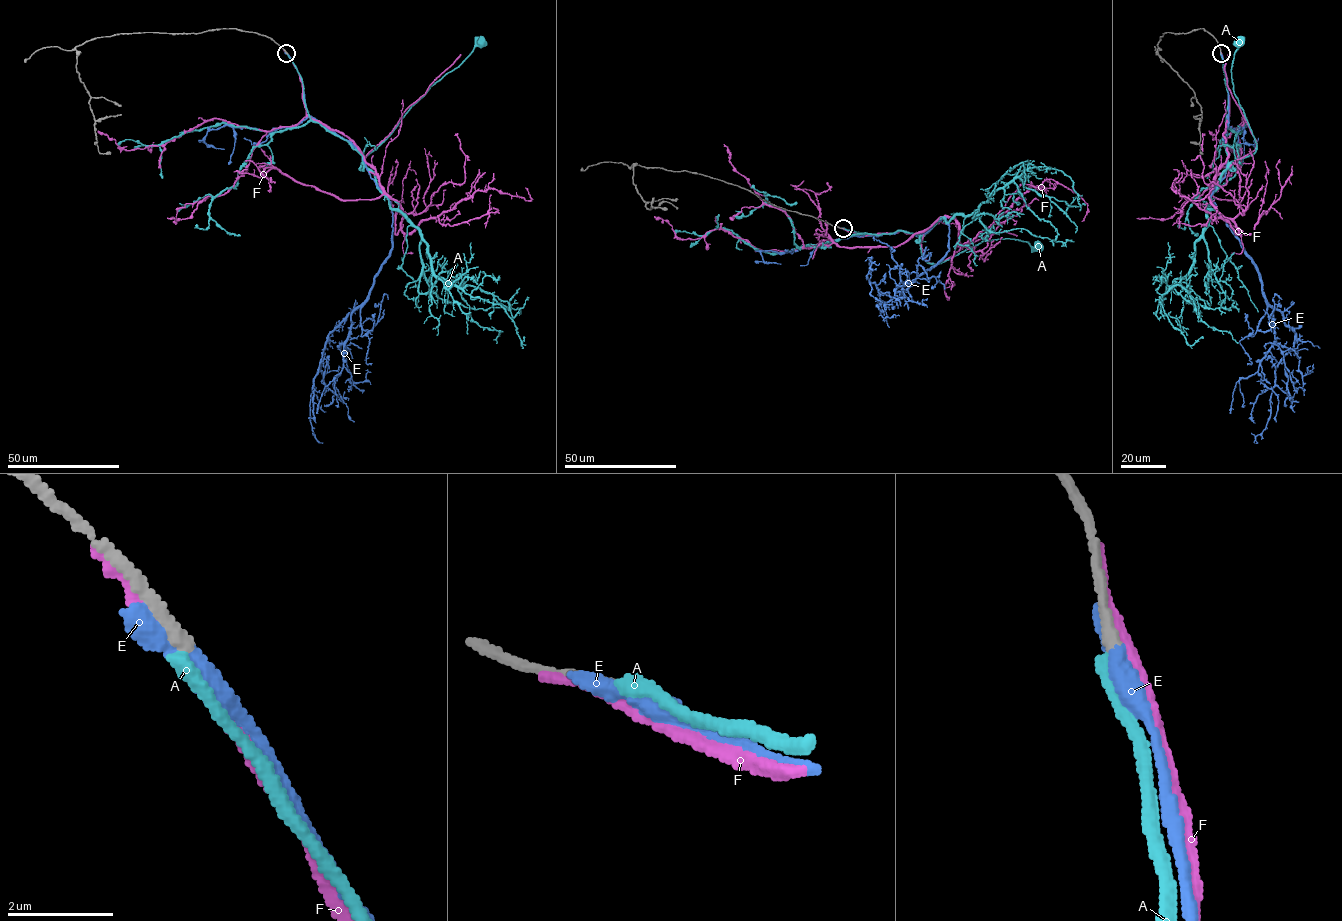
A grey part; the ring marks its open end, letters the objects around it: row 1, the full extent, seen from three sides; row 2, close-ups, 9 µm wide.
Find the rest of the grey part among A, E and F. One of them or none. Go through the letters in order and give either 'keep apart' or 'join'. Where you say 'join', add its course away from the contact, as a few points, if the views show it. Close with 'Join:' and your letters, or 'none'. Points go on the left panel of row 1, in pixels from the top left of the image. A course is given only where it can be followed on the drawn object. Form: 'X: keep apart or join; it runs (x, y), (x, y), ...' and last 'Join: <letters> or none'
A: keep apart
E: join; it runs (286, 53), (308, 113), (362, 155), (392, 212), (390, 255), (328, 334), (314, 379), (322, 443)
F: keep apart
Join: E

